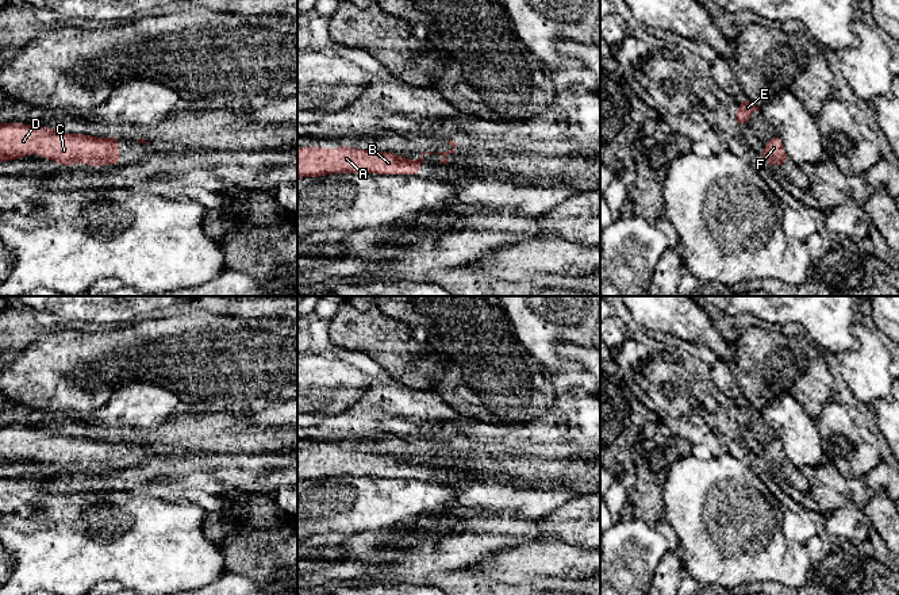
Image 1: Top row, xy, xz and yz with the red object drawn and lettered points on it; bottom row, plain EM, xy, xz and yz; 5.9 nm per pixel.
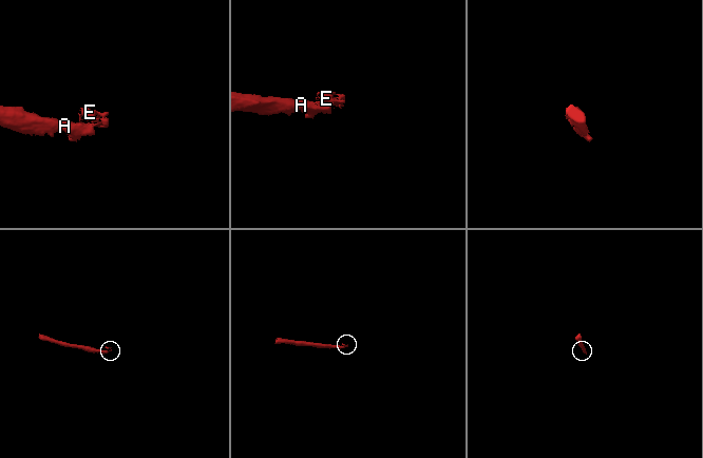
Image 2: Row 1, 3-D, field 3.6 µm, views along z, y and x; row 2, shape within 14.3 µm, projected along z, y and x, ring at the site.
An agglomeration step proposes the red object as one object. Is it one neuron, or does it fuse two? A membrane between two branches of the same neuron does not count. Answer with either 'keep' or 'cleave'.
cleave

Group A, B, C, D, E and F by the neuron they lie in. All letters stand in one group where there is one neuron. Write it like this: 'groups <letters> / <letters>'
groups A B C D F / E

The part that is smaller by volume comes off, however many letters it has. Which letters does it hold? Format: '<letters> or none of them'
E

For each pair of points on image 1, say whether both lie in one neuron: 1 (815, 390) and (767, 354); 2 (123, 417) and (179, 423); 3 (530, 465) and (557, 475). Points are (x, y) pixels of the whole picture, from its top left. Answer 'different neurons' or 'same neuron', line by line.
1: same neuron
2: different neurons
3: same neuron

